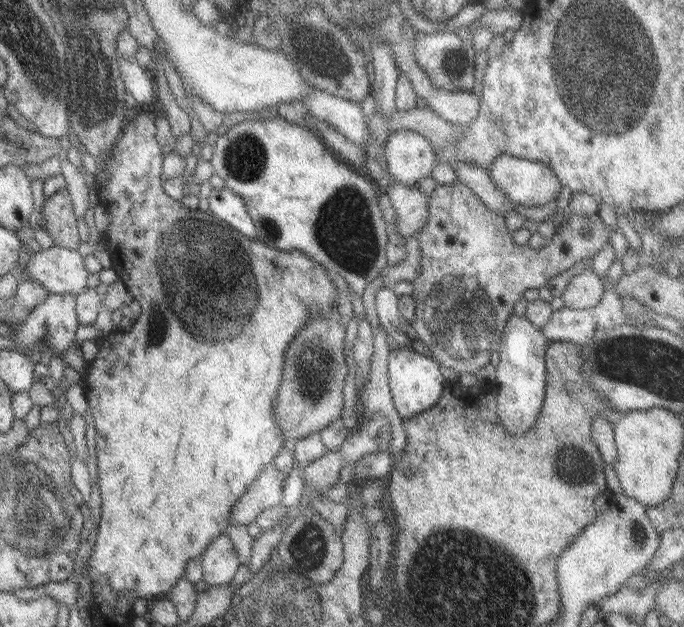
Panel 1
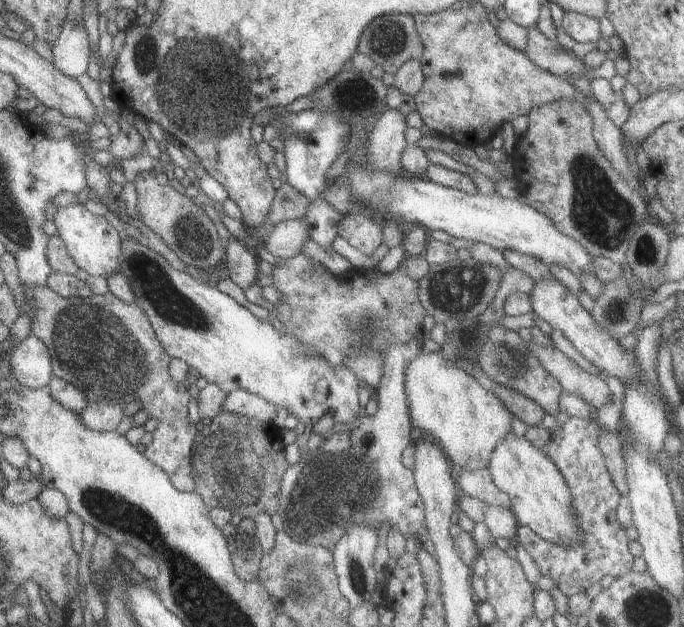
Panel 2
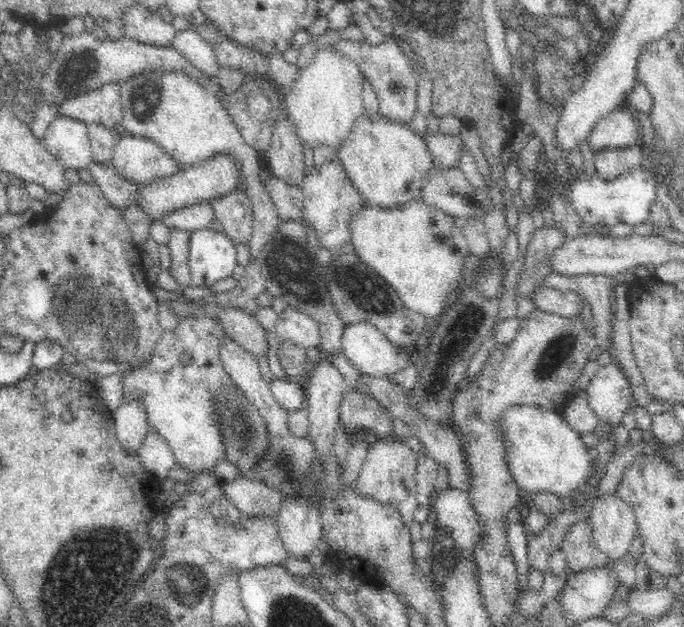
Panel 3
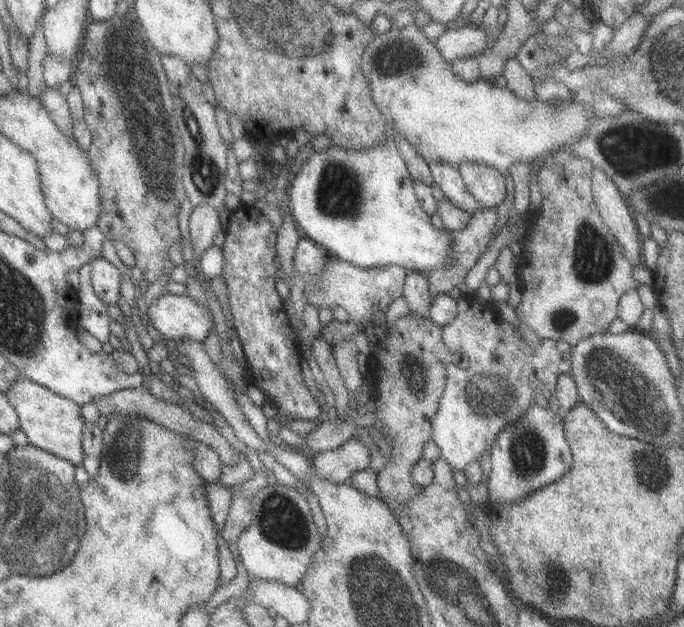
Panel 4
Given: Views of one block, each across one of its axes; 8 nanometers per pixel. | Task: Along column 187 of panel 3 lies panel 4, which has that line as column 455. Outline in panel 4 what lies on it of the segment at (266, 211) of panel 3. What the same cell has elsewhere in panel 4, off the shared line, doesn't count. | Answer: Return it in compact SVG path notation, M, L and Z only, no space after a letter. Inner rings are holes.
M415 24L403 28L391 26L389 32L385 34L373 32L373 40L363 50L359 70L365 76L373 104L377 106L379 114L385 118L389 126L393 126L393 132L397 132L407 144L411 144L413 150L427 164L441 162L441 164L459 166L461 162L479 162L507 176L513 164L517 162L531 164L533 160L543 158L545 152L559 150L563 144L575 142L595 118L593 108L589 108L587 112L575 100L557 104L555 110L551 110L547 108L545 102L541 100L525 102L515 94L511 94L509 88L499 88L495 82L489 80L465 82L457 78L457 74L453 74L453 68L439 54L437 44L427 40L423 28L417 28Z

